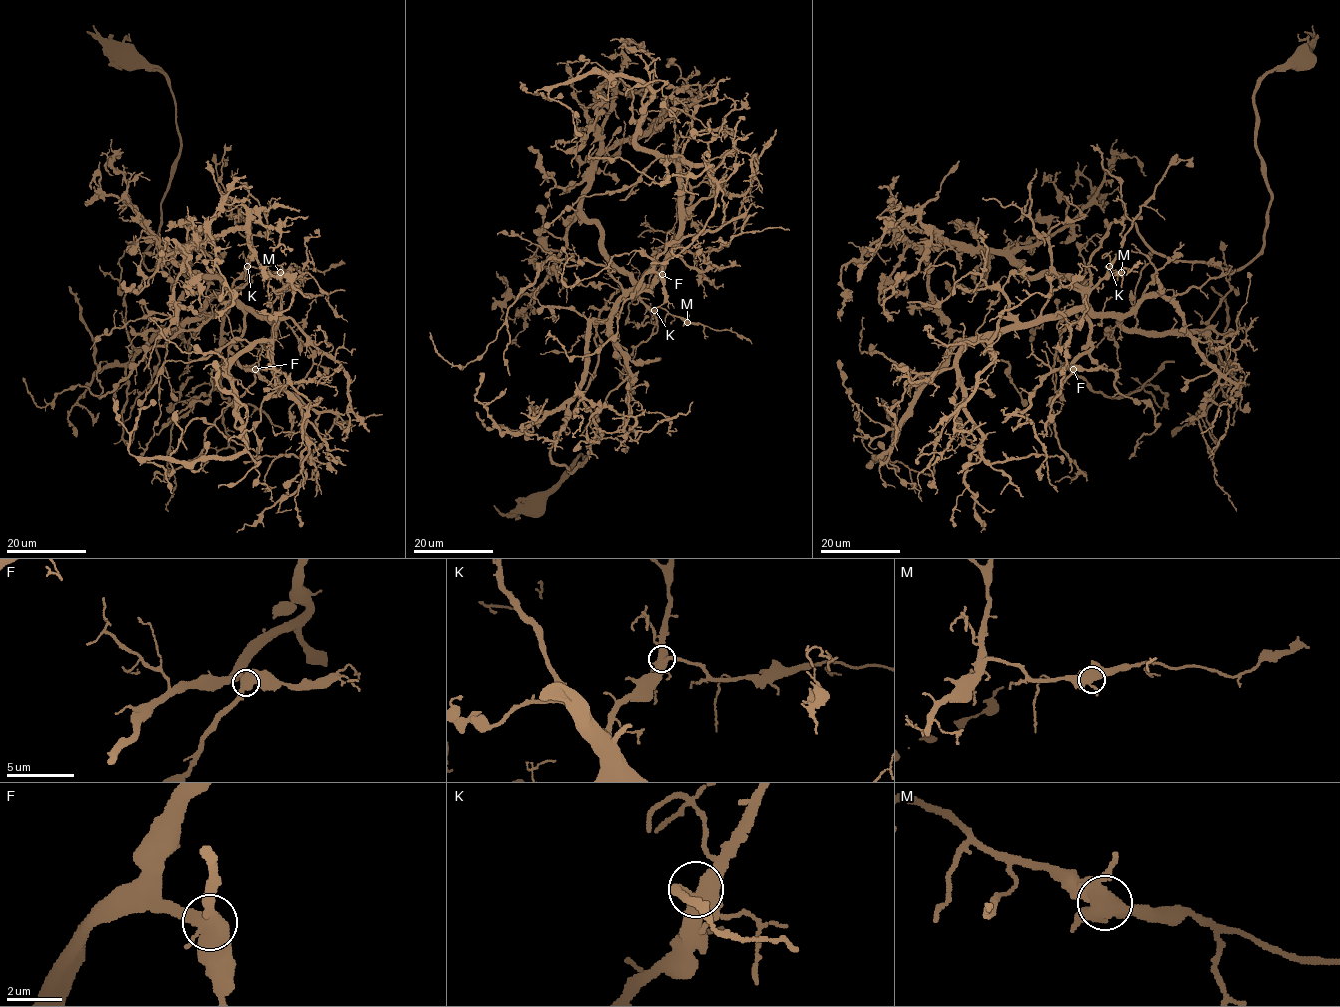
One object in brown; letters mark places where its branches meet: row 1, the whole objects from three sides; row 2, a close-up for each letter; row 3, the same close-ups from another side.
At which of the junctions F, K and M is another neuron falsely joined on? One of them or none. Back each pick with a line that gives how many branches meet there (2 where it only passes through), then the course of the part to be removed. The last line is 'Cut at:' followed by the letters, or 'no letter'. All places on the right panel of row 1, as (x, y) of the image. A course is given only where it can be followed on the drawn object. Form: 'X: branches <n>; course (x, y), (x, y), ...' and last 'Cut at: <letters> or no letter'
Cut at: no letter

